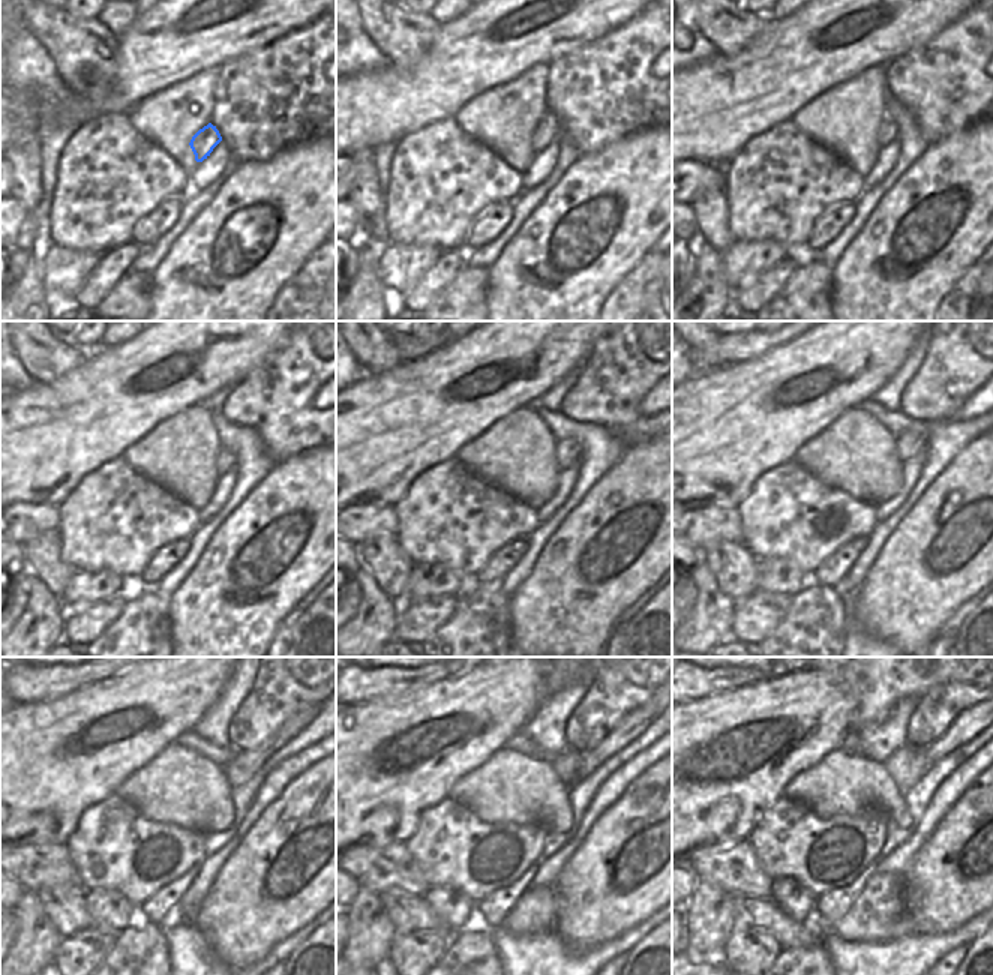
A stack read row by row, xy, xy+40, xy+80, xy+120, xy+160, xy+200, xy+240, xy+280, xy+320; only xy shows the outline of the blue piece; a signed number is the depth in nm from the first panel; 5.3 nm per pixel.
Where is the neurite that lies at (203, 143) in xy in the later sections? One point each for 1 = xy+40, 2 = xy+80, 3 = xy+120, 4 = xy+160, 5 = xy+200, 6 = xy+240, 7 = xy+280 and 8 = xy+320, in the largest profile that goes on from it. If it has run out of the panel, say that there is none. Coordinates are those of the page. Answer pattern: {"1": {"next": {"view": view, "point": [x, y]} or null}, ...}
{"1": {"next": {"view": "xy+40", "point": [548, 131]}}, "2": {"next": {"view": "xy+80", "point": [887, 129]}}, "3": {"next": {"view": "xy+120", "point": [225, 461]}}, "4": {"next": {"view": "xy+160", "point": [567, 453]}}, "5": {"next": {"view": "xy+200", "point": [909, 443]}}, "6": {"next": {"view": "xy+240", "point": [243, 767]}}, "7": {"next": {"view": "xy+280", "point": [636, 722]}}, "8": {"next": {"view": "xy+320", "point": [977, 719]}}}

